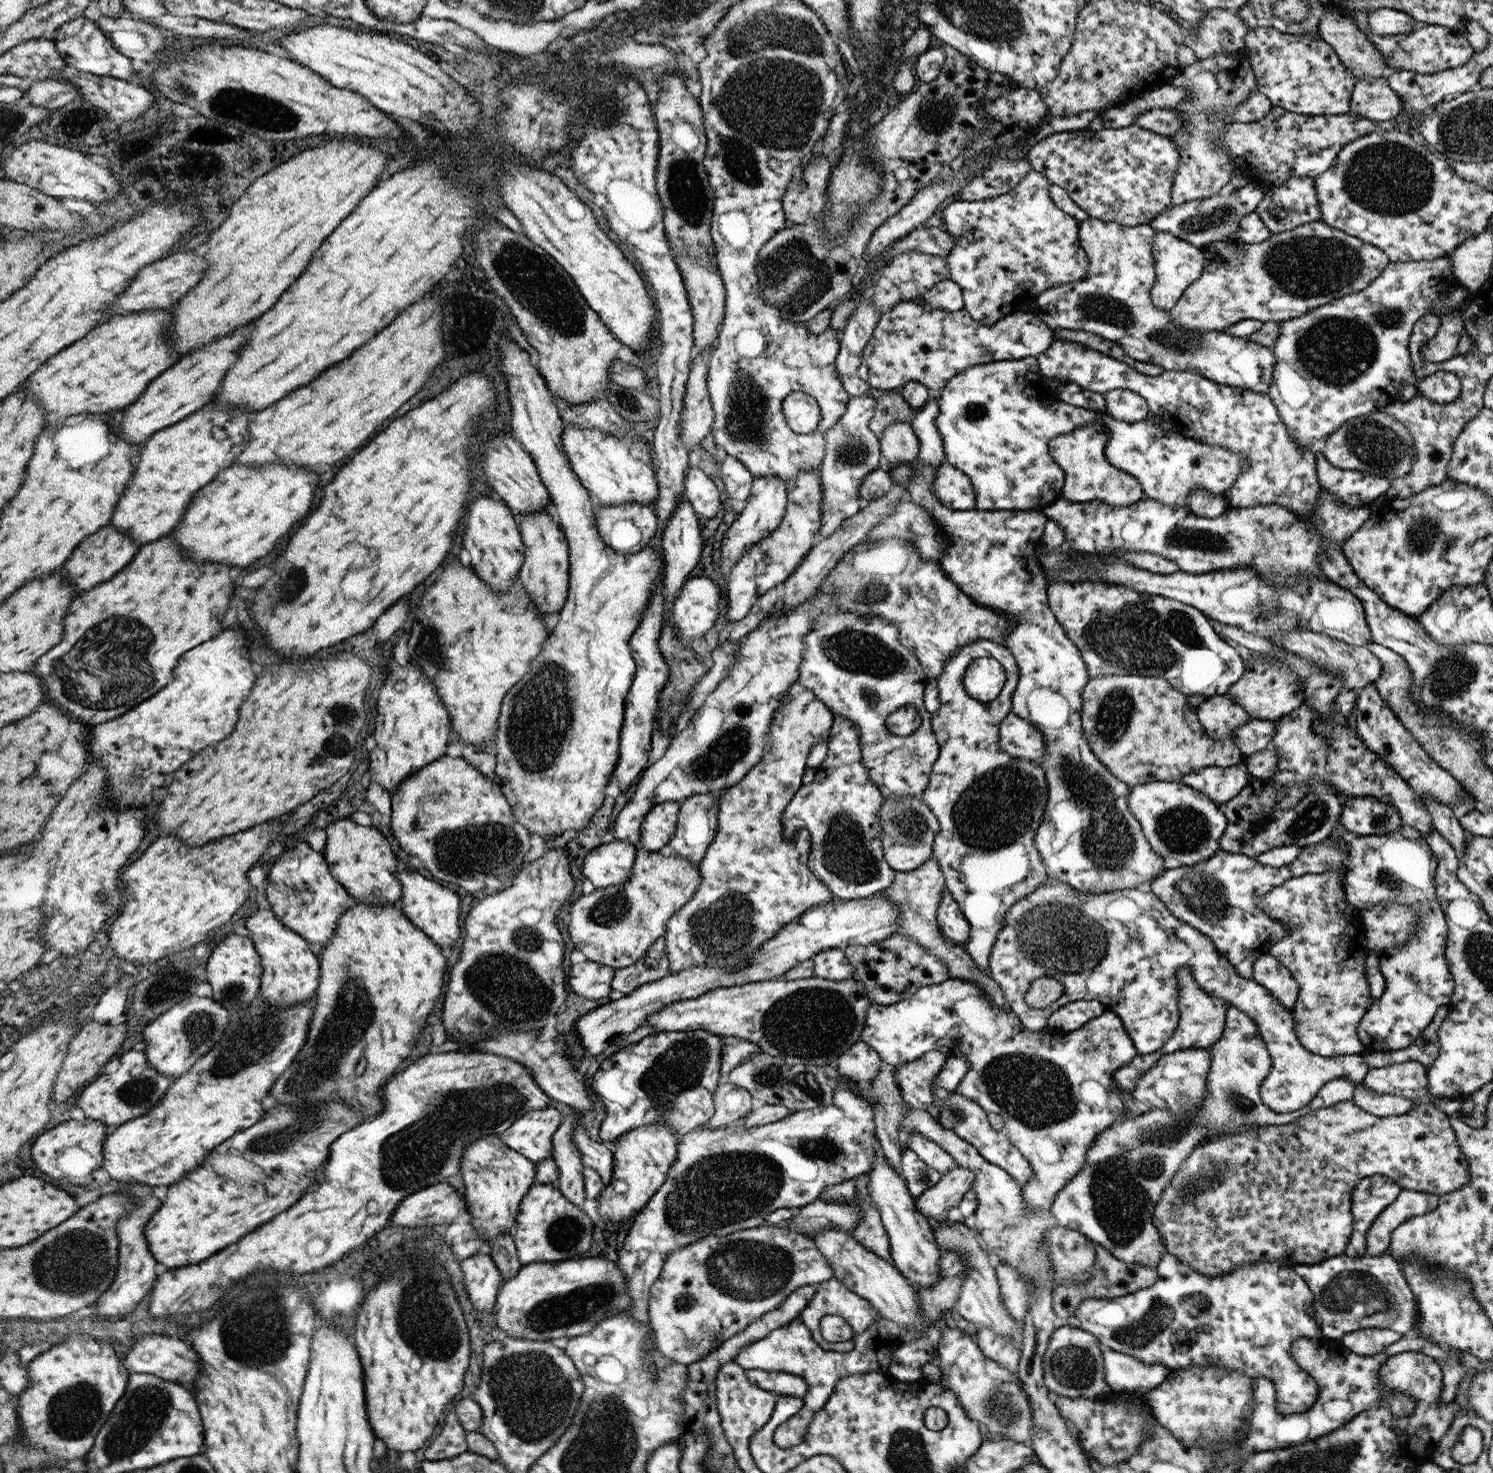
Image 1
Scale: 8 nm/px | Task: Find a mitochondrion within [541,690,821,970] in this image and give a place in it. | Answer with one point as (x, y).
(723, 753)

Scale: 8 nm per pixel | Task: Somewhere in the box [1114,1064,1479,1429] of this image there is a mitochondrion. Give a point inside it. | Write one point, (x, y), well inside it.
(1347, 1291)

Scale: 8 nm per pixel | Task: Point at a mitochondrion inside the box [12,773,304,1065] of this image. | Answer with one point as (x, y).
(200, 1029)

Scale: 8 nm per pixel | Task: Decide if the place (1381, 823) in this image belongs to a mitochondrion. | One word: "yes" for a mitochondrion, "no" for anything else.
yes

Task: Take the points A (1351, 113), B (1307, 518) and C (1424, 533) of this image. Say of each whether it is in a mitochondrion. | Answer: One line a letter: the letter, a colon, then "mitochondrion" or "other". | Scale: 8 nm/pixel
A: other
B: other
C: mitochondrion

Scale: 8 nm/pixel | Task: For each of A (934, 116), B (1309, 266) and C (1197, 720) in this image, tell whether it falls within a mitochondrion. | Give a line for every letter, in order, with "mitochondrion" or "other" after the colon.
A: mitochondrion
B: mitochondrion
C: other

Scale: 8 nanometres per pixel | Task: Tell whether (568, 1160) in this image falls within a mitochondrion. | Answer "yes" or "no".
no

